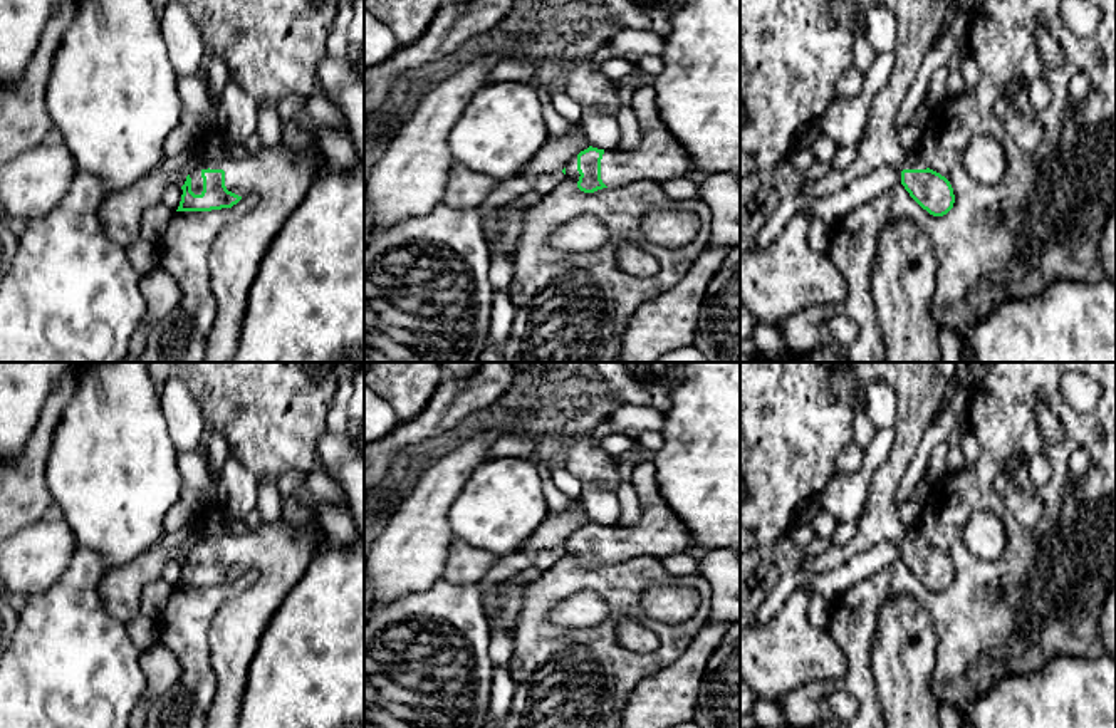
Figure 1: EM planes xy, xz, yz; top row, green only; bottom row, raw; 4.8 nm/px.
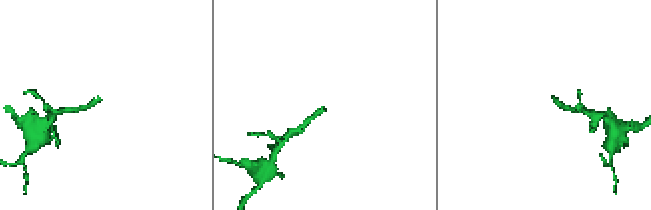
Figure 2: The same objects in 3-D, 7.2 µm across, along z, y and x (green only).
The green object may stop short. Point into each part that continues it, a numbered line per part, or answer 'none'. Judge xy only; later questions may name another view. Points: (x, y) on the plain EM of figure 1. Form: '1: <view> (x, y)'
1: xy (282, 551)

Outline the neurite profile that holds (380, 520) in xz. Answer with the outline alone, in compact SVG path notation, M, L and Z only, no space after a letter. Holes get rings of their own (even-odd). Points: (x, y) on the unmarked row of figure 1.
M394 510L373 515L373 522L368 527L364 527L364 622L374 611L373 594L371 594L371 587L368 580L368 569L366 569L368 555L369 555L374 538L383 532L393 512Z

